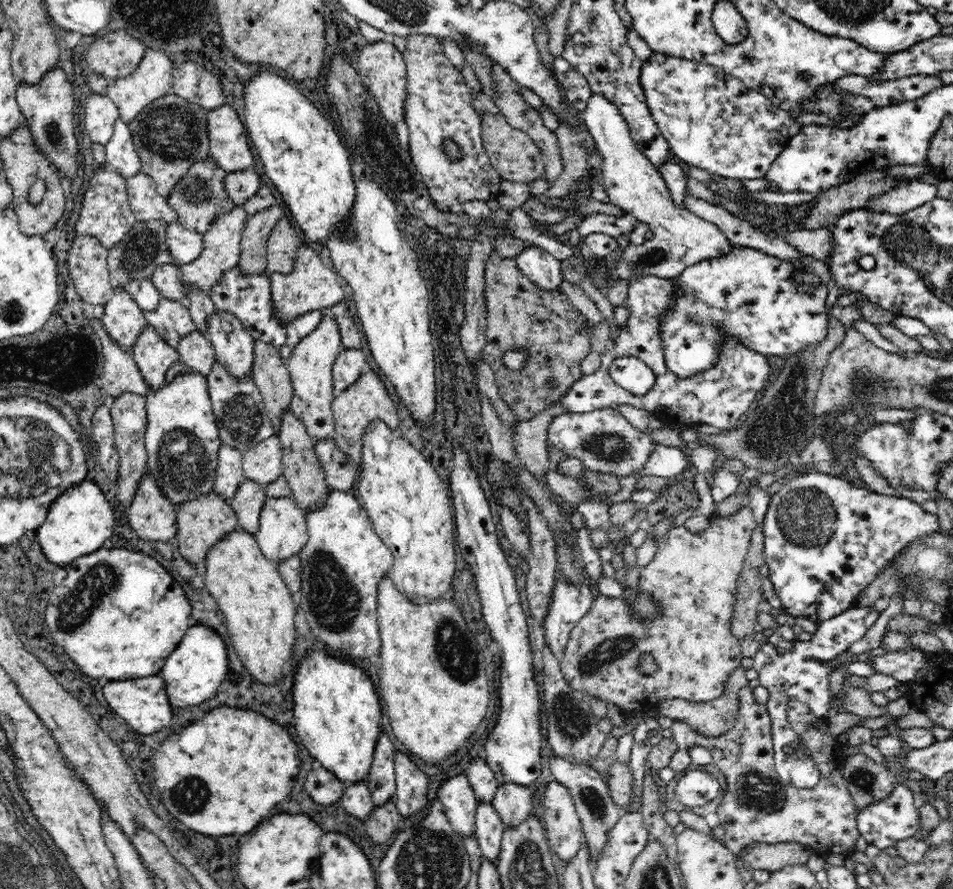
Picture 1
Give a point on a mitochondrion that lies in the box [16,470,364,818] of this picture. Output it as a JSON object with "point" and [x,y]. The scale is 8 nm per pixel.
{"point":[99,581]}

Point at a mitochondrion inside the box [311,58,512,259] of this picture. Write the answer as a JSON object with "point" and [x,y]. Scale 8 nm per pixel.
{"point":[397,167]}

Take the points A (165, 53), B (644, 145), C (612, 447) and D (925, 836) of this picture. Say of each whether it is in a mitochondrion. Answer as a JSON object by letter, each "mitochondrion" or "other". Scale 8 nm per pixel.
{"A":"other","B":"other","C":"mitochondrion","D":"other"}

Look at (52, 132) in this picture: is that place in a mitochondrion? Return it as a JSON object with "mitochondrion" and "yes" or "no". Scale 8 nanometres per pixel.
{"mitochondrion":"yes"}

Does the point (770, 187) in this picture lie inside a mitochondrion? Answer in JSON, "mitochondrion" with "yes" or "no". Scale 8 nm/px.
{"mitochondrion":"no"}

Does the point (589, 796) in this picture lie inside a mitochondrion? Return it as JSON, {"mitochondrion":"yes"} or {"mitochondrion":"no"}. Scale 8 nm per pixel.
{"mitochondrion":"yes"}

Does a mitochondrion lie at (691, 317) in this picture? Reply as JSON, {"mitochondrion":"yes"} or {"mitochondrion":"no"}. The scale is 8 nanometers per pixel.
{"mitochondrion":"yes"}

